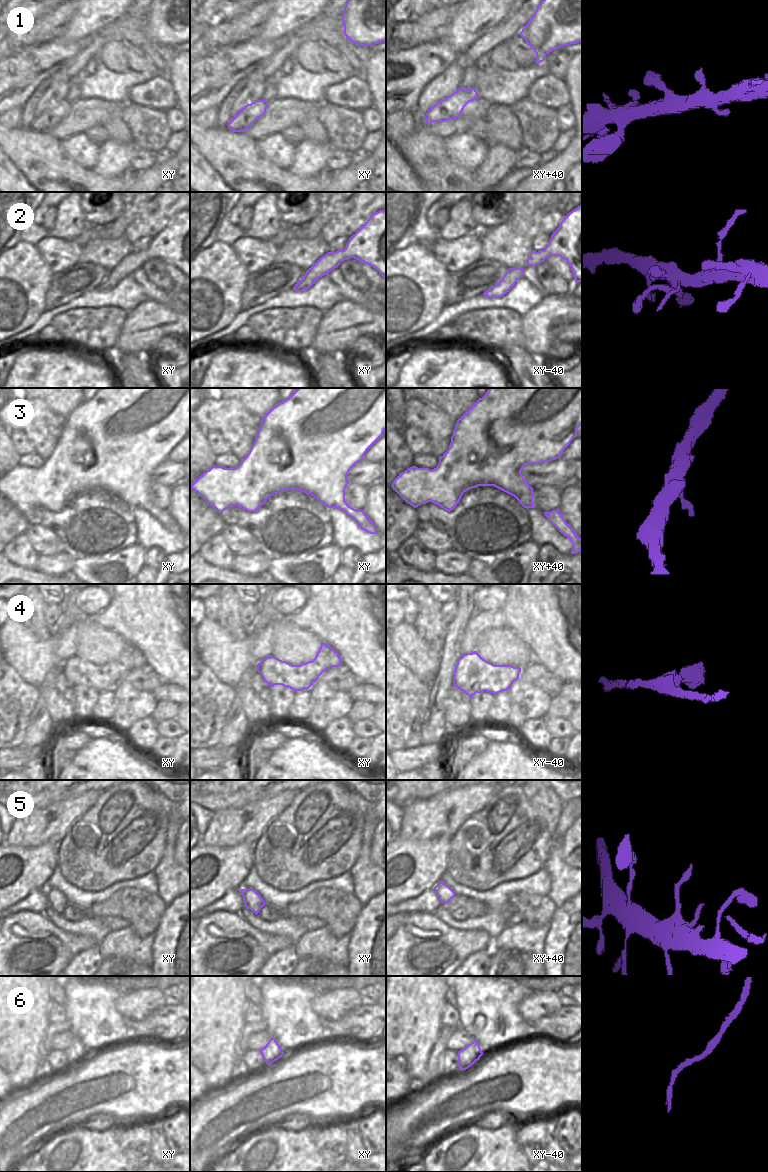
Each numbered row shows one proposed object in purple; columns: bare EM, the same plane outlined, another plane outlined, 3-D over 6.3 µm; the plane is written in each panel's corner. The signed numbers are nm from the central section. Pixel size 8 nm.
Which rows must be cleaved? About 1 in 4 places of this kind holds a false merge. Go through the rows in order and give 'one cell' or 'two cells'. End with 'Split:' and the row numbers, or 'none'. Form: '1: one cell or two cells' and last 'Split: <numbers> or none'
1: one cell
2: one cell
3: one cell
4: one cell
5: one cell
6: one cell
Split: none

